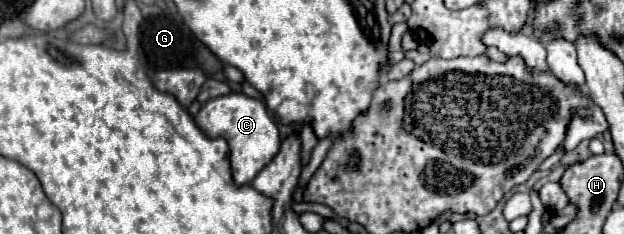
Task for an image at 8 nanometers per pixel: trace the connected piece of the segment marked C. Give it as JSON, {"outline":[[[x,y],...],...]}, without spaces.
{"outline":[[[229,93],[207,101],[197,113],[195,121],[209,137],[225,137],[225,141],[229,143],[231,171],[237,185],[249,185],[253,177],[257,177],[257,173],[273,159],[281,145],[277,123],[269,115],[265,103],[243,93]]]}

